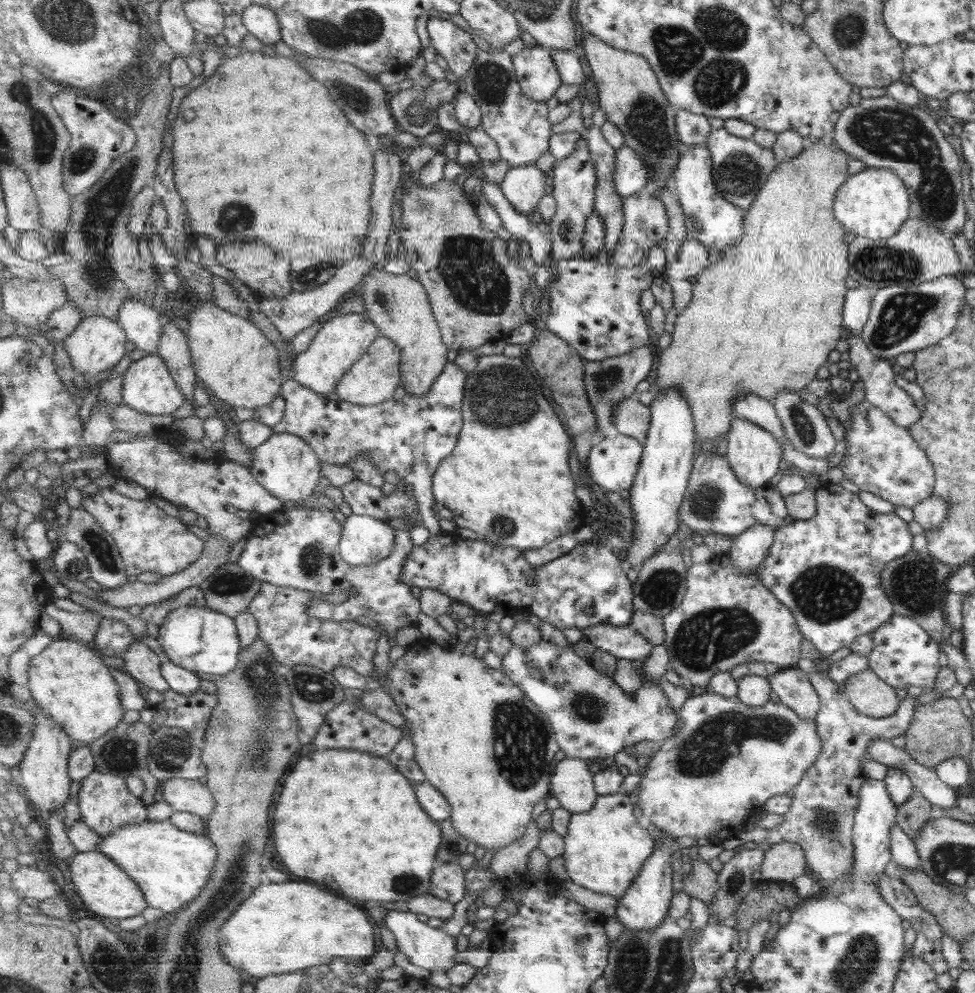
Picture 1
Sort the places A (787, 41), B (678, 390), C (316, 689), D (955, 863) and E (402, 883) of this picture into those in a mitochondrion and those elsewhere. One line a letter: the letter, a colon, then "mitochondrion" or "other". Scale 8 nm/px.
A: other
B: other
C: mitochondrion
D: mitochondrion
E: mitochondrion

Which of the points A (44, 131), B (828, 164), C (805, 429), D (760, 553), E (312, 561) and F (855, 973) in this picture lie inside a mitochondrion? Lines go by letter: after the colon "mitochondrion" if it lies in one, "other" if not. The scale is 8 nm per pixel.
A: mitochondrion
B: other
C: mitochondrion
D: other
E: mitochondrion
F: mitochondrion

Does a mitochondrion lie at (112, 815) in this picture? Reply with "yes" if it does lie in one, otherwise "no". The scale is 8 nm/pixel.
no

